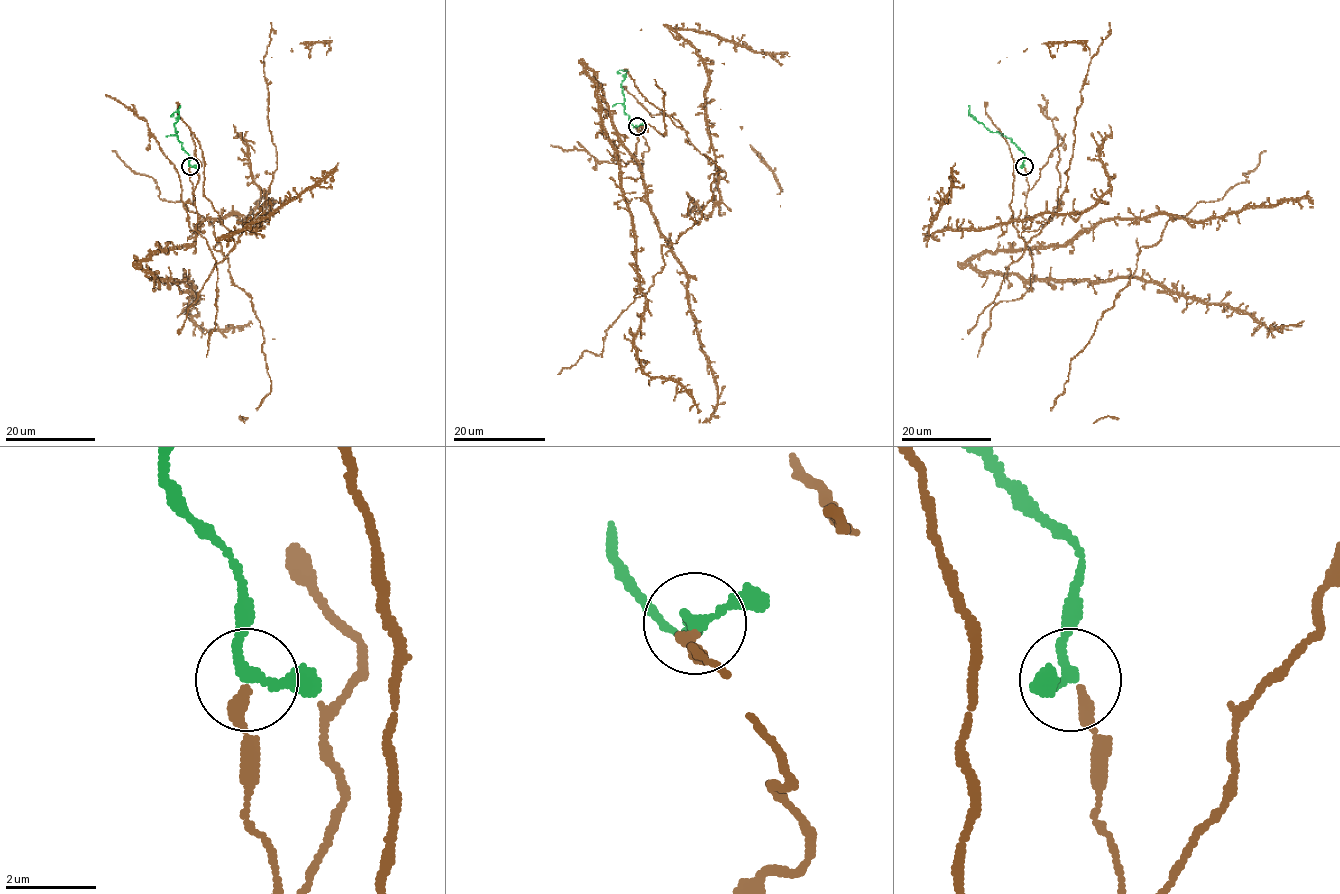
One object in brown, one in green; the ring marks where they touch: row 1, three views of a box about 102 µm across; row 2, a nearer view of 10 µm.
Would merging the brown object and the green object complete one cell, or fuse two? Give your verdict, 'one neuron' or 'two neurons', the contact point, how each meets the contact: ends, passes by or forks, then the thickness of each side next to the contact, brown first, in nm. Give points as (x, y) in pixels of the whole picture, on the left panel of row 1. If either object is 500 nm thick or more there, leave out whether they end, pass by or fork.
one neuron; at (190, 166); brown ends there; green passes by; 280 nm thick on the brown side, 200 nm on the other

